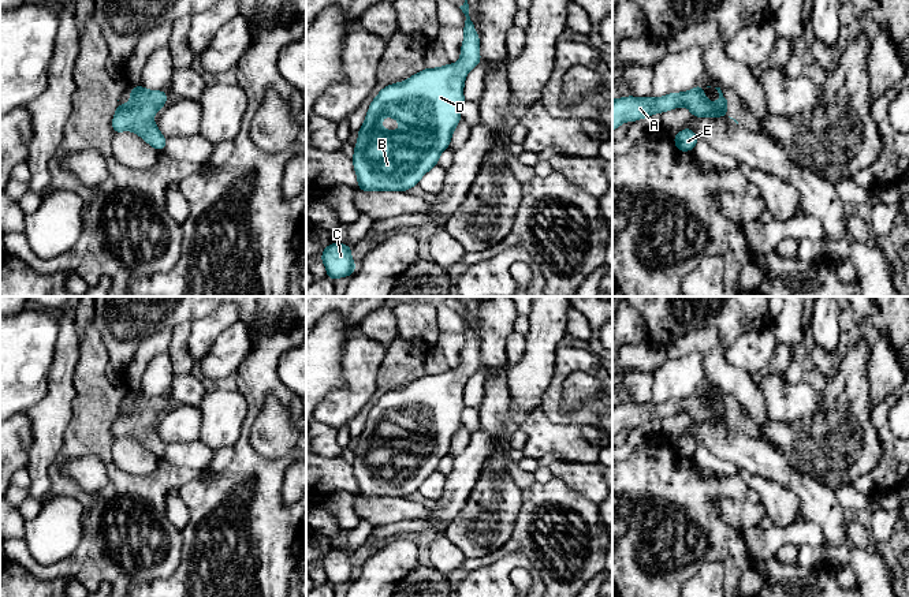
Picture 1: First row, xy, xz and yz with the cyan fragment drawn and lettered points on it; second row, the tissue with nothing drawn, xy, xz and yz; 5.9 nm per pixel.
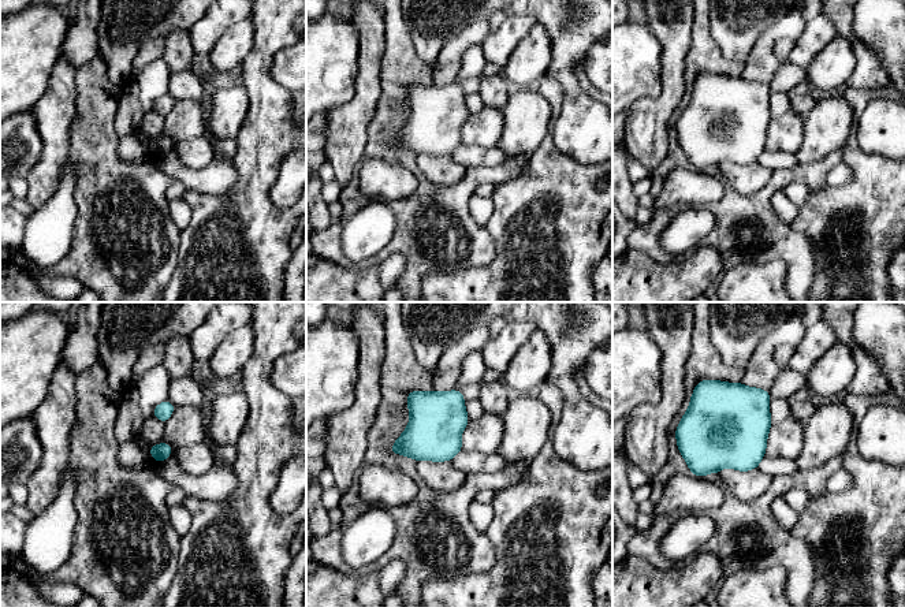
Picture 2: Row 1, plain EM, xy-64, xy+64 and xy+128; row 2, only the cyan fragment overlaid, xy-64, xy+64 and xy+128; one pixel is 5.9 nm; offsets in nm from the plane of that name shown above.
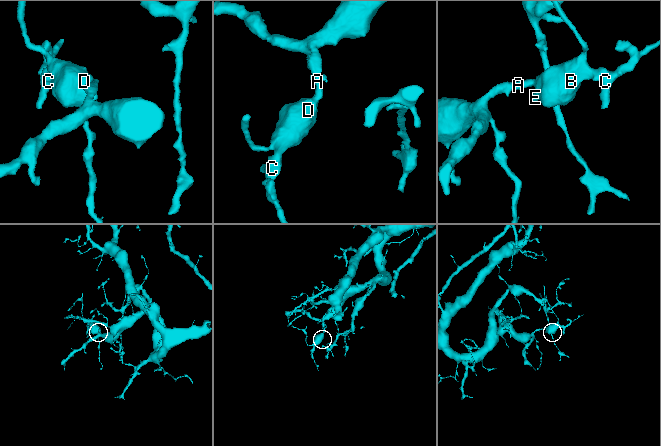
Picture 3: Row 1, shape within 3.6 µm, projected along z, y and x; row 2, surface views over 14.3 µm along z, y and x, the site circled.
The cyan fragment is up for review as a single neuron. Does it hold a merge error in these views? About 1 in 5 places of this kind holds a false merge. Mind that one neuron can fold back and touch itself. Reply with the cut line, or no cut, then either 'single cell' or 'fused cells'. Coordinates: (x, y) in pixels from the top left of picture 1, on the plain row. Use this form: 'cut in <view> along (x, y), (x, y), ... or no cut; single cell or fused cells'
no cut; single cell

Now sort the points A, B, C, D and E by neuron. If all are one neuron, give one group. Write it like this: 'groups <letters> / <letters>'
groups A B C D E

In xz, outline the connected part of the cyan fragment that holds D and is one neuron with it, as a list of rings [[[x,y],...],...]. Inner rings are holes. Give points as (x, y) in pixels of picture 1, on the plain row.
[[[467,306],[459,313],[466,324],[465,344],[461,351],[461,363],[455,370],[437,374],[424,374],[409,385],[383,393],[372,406],[364,432],[357,437],[358,447],[351,463],[362,497],[407,497],[418,490],[420,485],[439,469],[442,458],[448,455],[452,439],[462,426],[461,415],[466,407],[463,391],[467,378],[480,372],[480,343],[470,325]],[[384,422],[401,429],[398,437],[380,432]]]

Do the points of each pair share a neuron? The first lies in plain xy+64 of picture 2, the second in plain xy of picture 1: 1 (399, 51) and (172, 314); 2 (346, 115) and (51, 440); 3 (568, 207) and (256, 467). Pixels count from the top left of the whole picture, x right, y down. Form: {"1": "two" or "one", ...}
{"1": "two", "2": "one", "3": "one"}

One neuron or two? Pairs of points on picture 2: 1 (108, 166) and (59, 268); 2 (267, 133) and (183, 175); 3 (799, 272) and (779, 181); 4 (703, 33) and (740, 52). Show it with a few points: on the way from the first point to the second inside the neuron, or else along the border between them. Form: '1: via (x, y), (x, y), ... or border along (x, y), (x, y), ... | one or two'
1: via (97, 192), (90, 203), (89, 242), (85, 246) | one
2: border along (233, 159), (235, 185), (230, 190) | two
3: via (790, 249), (764, 220), (764, 204) | one
4: border along (708, 14), (712, 40), (733, 62) | two

